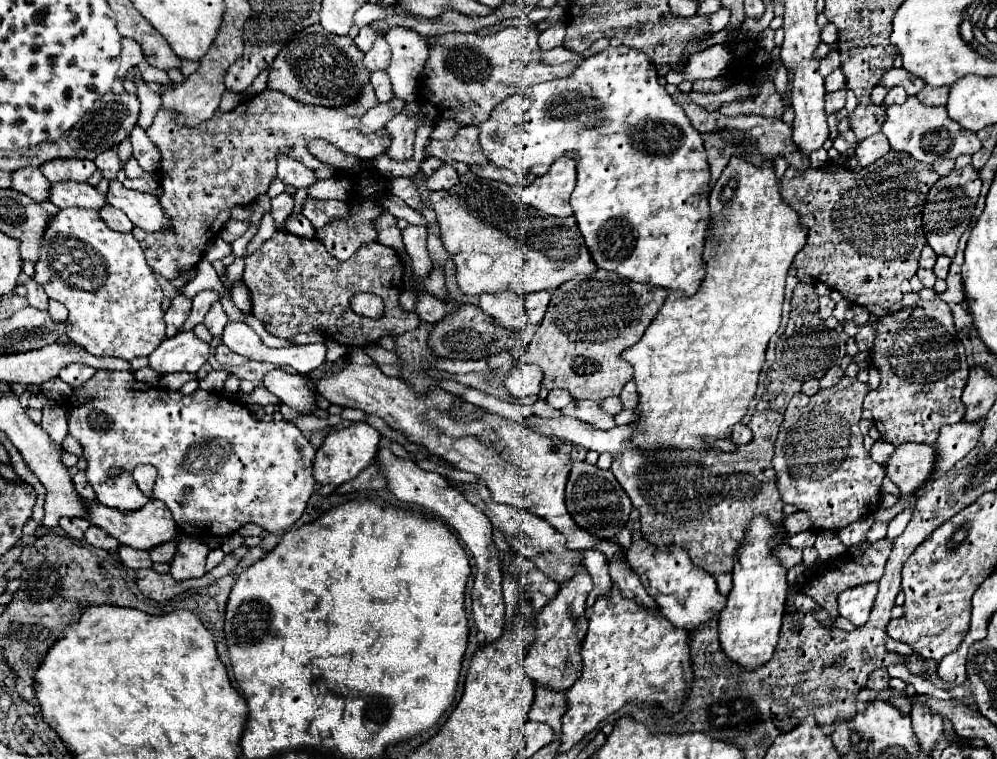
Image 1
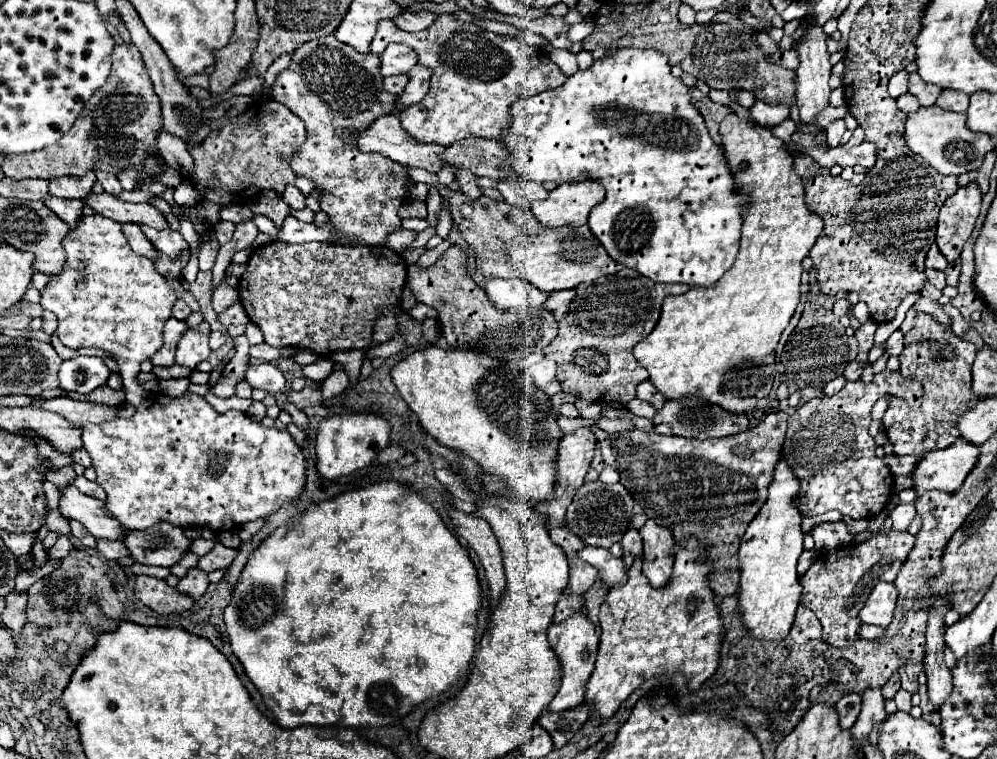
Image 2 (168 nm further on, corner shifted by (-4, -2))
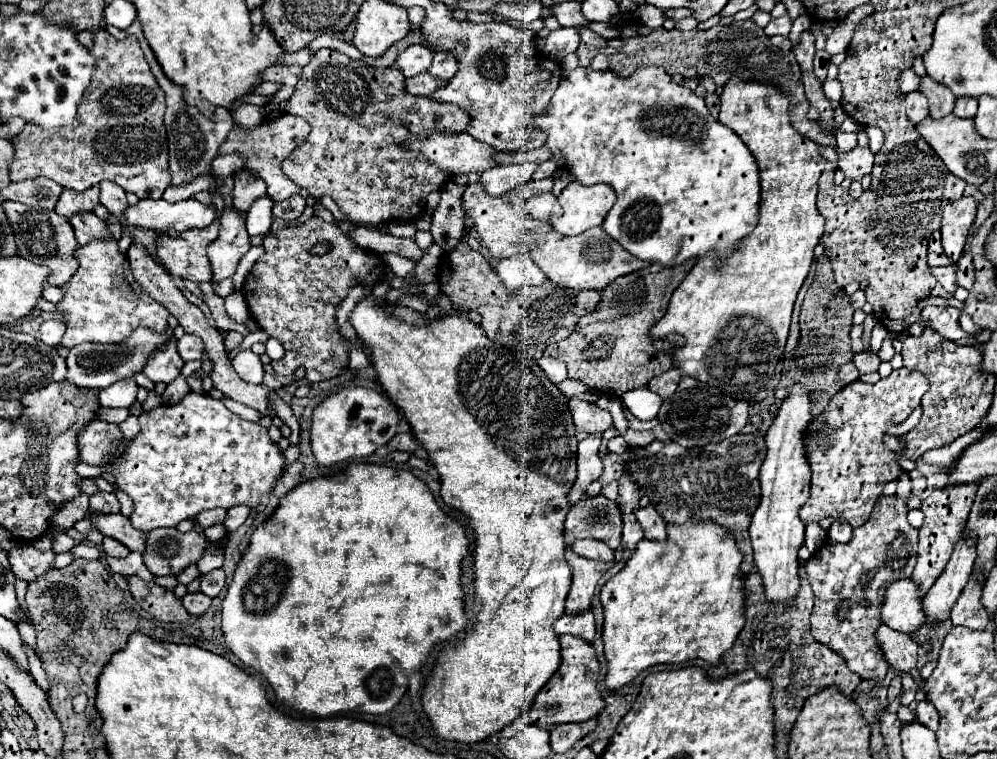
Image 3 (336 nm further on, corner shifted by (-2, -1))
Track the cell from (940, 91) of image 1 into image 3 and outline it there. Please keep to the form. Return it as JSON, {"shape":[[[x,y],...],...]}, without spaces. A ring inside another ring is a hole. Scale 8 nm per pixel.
{"shape":[[[967,96],[957,98],[953,114],[959,118],[973,118],[977,114],[977,98],[967,98]]]}

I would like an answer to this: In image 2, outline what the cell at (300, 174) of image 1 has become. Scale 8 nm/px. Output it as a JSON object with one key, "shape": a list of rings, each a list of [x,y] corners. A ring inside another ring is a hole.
{"shape":[[[295,185],[285,187],[283,199],[285,199],[285,203],[287,203],[289,207],[293,207],[293,209],[303,209],[303,207],[305,207],[305,195],[303,195]]]}

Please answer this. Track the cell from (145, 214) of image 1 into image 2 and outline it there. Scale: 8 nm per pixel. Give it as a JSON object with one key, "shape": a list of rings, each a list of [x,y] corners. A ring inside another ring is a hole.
{"shape":[[[141,227],[145,237],[157,247],[159,251],[167,253],[169,257],[177,257],[181,249],[187,249],[187,241],[179,231],[173,231],[171,227],[165,227],[165,231],[153,231],[153,227]]]}

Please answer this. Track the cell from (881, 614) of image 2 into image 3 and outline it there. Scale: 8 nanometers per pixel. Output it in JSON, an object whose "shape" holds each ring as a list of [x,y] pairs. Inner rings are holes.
{"shape":[[[911,578],[893,582],[887,588],[881,622],[905,634],[915,634],[925,624],[923,598]]]}

